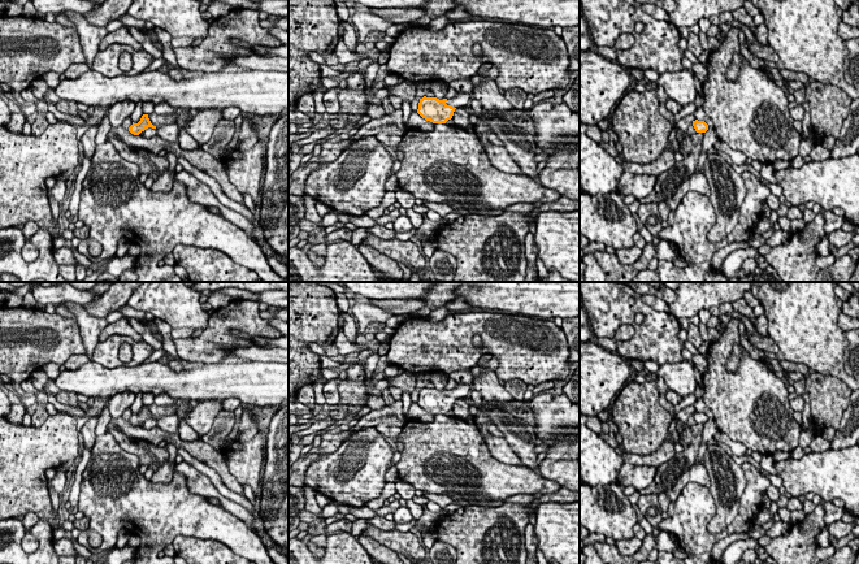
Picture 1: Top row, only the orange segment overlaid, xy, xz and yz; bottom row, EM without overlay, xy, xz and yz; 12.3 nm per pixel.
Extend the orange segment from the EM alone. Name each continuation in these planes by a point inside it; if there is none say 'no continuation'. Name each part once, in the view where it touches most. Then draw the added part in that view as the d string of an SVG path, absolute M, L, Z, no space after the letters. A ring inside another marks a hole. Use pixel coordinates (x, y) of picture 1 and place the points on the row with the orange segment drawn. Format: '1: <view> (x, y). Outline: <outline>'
1: xz (460, 100). Outline: M459 94L452 99L447 99L446 104L454 108L464 108L468 105L472 95L470 94Z

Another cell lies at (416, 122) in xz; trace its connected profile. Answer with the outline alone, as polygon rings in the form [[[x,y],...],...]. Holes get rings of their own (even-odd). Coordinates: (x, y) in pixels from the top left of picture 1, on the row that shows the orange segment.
[[[412,112],[409,118],[404,122],[407,130],[415,131],[431,131],[434,129],[434,125],[435,123],[422,118],[417,112]]]

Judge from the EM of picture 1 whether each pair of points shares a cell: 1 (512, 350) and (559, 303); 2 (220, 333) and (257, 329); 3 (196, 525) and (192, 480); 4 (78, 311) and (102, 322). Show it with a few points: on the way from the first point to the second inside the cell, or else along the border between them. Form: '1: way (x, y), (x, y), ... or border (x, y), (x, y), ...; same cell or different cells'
1: border (541, 317), (551, 320); different cells
2: way (229, 324), (248, 324); same cell
3: border (176, 471), (185, 477), (191, 493), (208, 498); different cells
4: way (83, 316), (90, 322), (96, 322); same cell

